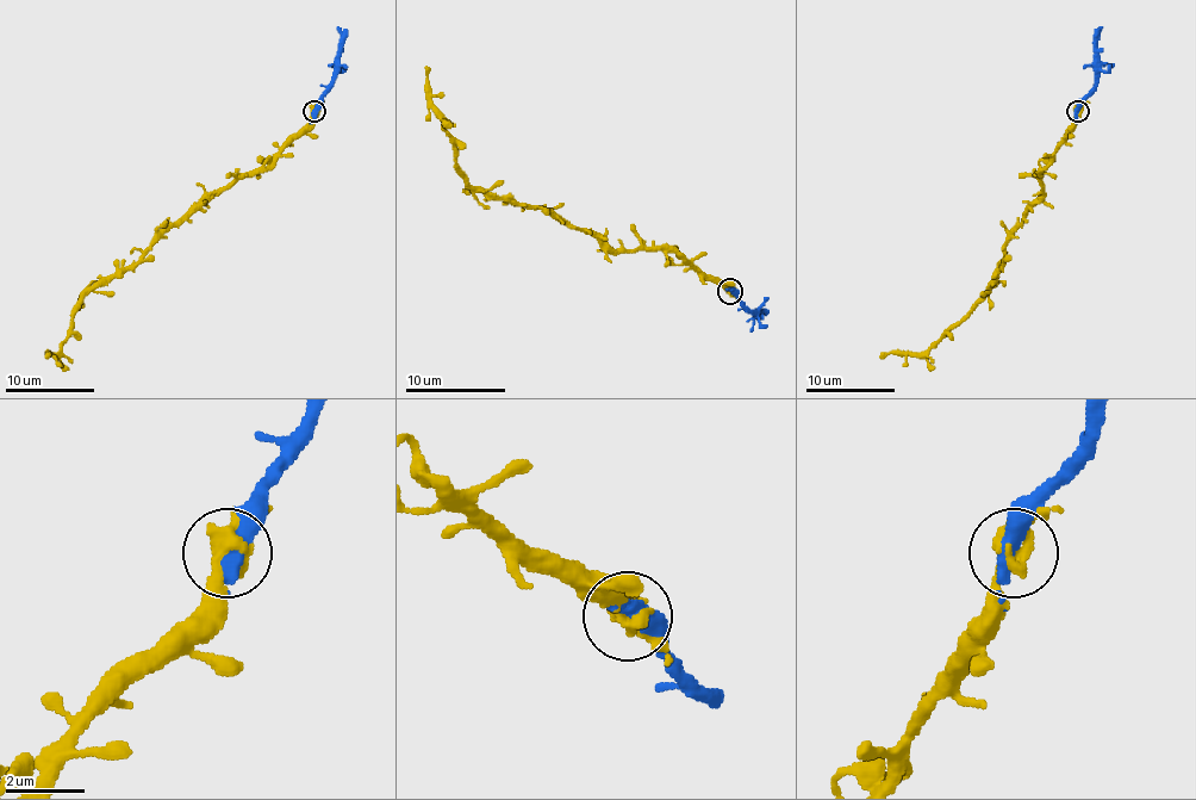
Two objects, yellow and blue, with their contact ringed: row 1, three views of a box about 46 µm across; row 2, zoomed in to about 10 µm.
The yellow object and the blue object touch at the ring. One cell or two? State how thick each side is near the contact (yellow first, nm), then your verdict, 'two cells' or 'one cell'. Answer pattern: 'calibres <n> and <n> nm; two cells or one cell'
calibres 400 and 400 nm; one cell

